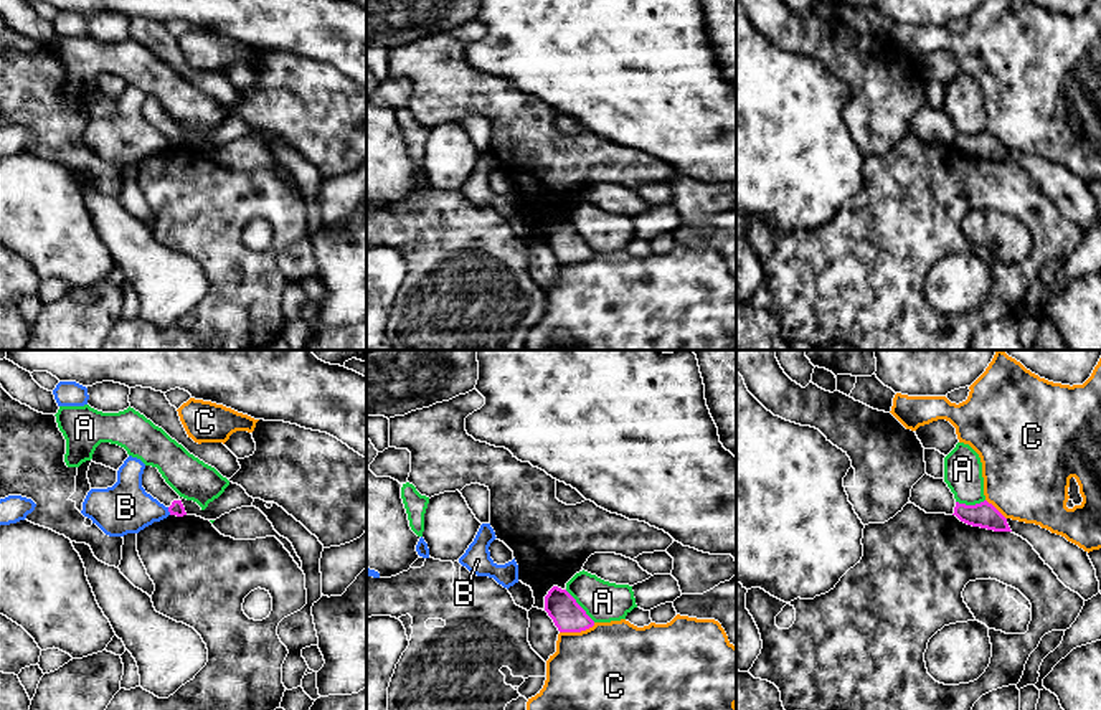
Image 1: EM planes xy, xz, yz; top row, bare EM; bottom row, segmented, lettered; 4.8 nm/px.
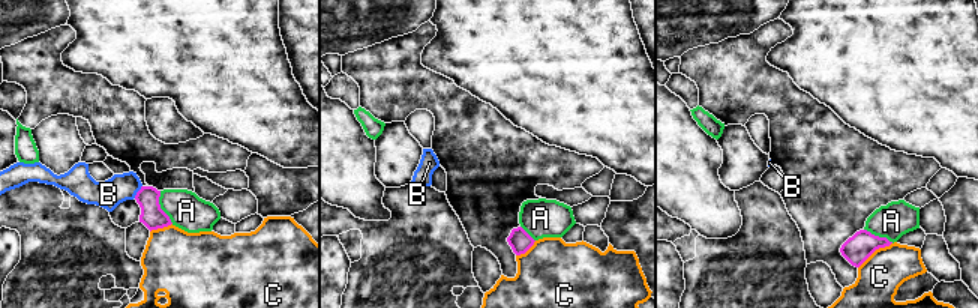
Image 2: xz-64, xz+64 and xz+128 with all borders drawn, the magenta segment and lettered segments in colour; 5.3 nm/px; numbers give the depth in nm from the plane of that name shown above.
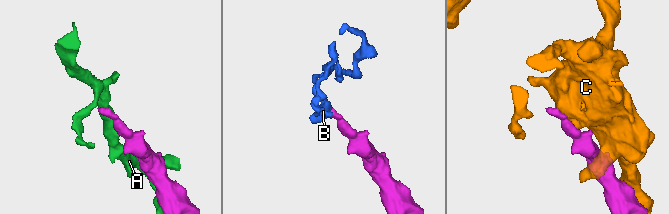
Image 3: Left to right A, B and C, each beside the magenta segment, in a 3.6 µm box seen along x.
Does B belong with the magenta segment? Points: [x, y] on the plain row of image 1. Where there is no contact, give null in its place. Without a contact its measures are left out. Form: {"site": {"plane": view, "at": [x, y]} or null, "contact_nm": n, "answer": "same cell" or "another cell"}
{"site": {"plane": "xy", "at": [169, 141]}, "contact_nm": 40, "answer": "another cell"}

